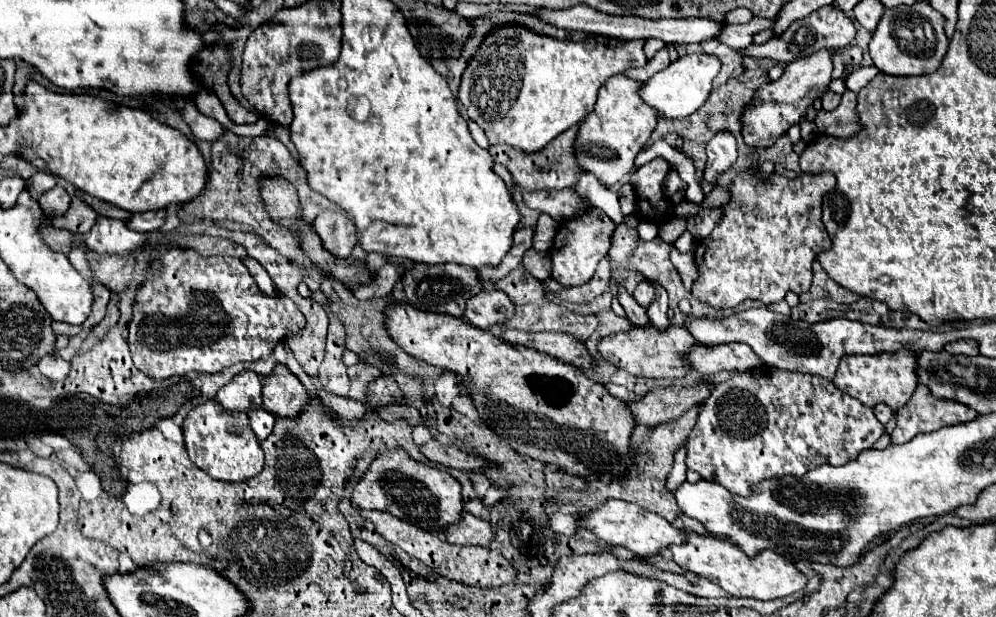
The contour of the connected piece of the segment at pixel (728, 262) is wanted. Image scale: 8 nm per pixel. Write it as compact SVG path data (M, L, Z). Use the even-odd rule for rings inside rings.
M758 169L738 173L728 185L730 201L722 205L724 215L718 221L718 227L714 227L714 231L706 239L696 241L694 261L698 267L698 277L692 285L692 295L714 309L732 309L746 299L756 299L764 305L772 305L782 301L788 291L794 291L796 295L808 291L816 255L830 249L832 245L820 217L822 197L834 185L836 177L832 173L800 173L796 179L786 179L778 173L770 173L766 175L766 181L760 177Z

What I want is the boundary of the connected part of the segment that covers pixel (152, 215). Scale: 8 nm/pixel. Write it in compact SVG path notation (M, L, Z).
M146 211L146 213L132 213L130 219L126 219L124 223L138 233L150 233L160 229L160 225L164 223L166 213L164 211Z

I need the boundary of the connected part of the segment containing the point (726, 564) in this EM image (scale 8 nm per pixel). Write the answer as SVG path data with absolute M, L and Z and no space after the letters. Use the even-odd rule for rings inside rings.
M686 531L686 543L678 547L668 547L668 551L684 571L702 575L712 583L720 585L726 593L738 597L754 597L768 601L796 593L806 585L806 577L794 567L794 563L786 563L780 553L760 551L754 559L750 559L740 547L734 547L734 543L730 543L728 539L700 537L694 531Z

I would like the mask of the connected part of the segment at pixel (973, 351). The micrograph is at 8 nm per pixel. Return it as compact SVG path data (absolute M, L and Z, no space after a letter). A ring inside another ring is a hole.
M962 339L962 341L954 341L954 343L946 343L946 351L952 355L974 357L974 355L978 355L978 343L974 339Z

